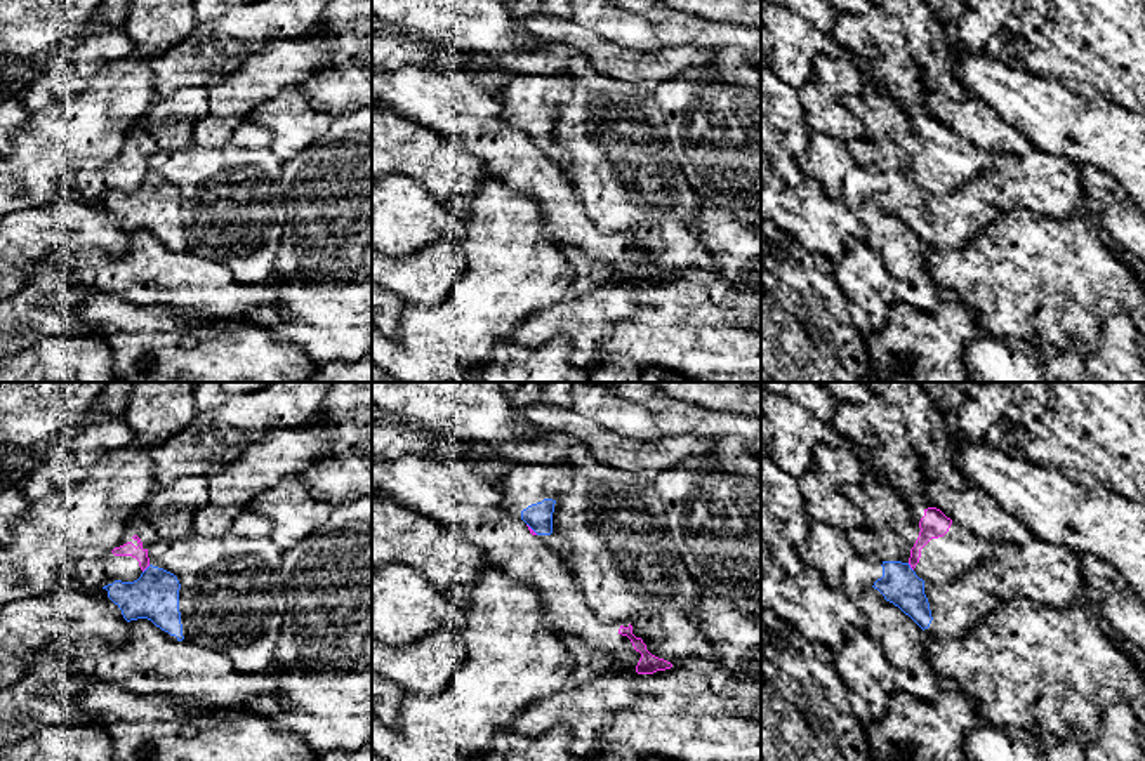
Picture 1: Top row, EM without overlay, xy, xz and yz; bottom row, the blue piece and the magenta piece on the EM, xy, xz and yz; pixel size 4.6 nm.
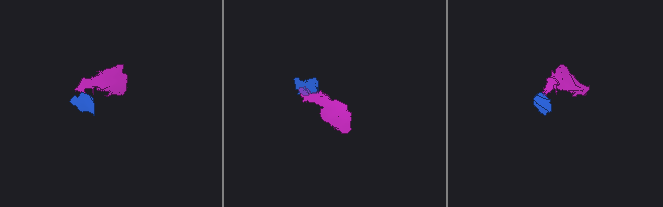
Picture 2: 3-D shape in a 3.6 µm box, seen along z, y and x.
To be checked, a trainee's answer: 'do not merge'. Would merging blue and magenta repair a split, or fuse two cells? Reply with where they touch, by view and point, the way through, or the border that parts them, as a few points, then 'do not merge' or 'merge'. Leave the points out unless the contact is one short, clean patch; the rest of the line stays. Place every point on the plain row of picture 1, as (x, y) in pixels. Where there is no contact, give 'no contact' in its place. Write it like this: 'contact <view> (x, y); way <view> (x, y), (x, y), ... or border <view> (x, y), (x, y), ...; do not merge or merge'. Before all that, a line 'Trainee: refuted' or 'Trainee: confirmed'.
Trainee: confirmed
contact xy (146, 179); border xy (150, 176), (143, 183); do not merge

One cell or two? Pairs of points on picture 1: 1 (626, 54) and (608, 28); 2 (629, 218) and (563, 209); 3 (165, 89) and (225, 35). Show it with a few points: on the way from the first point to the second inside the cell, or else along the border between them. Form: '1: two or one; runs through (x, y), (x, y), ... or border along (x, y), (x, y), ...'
1: two; border along (612, 42), (638, 51), (659, 49)
2: two; border along (570, 181), (588, 218), (602, 231), (624, 231)
3: one; runs through (179, 75), (211, 49)

